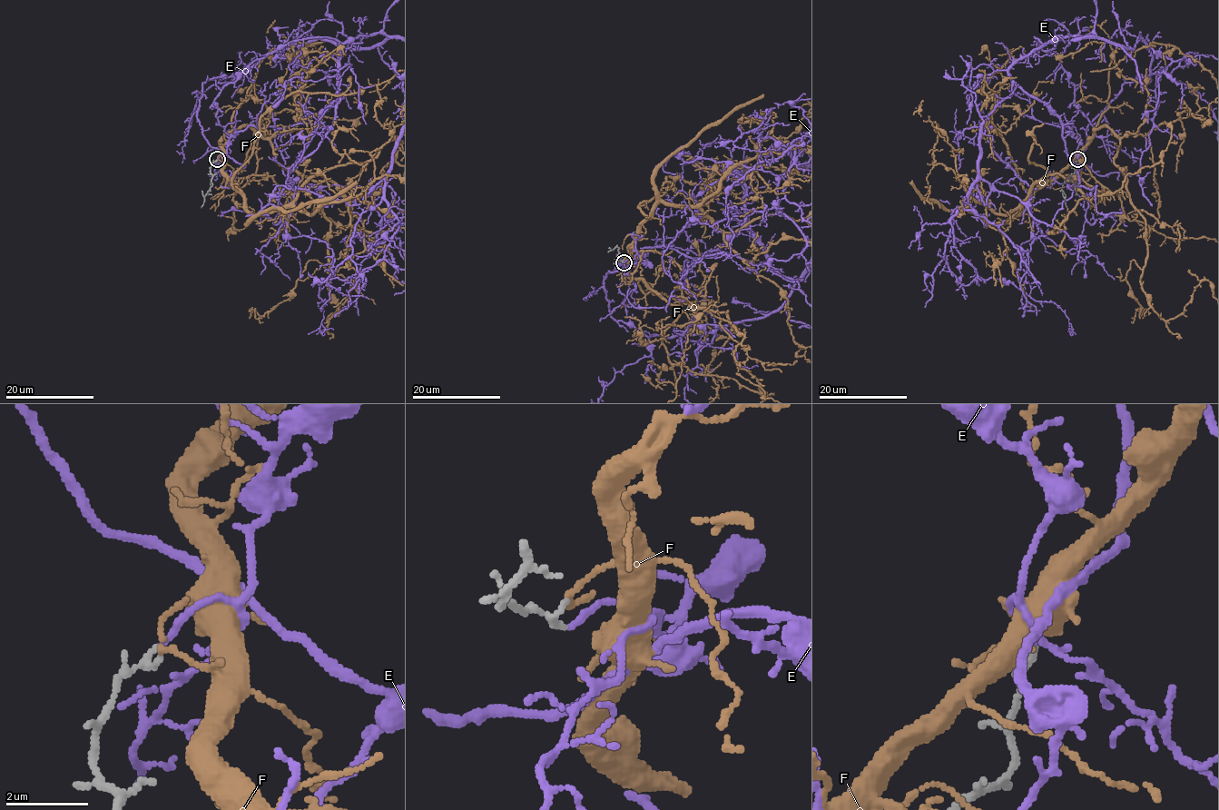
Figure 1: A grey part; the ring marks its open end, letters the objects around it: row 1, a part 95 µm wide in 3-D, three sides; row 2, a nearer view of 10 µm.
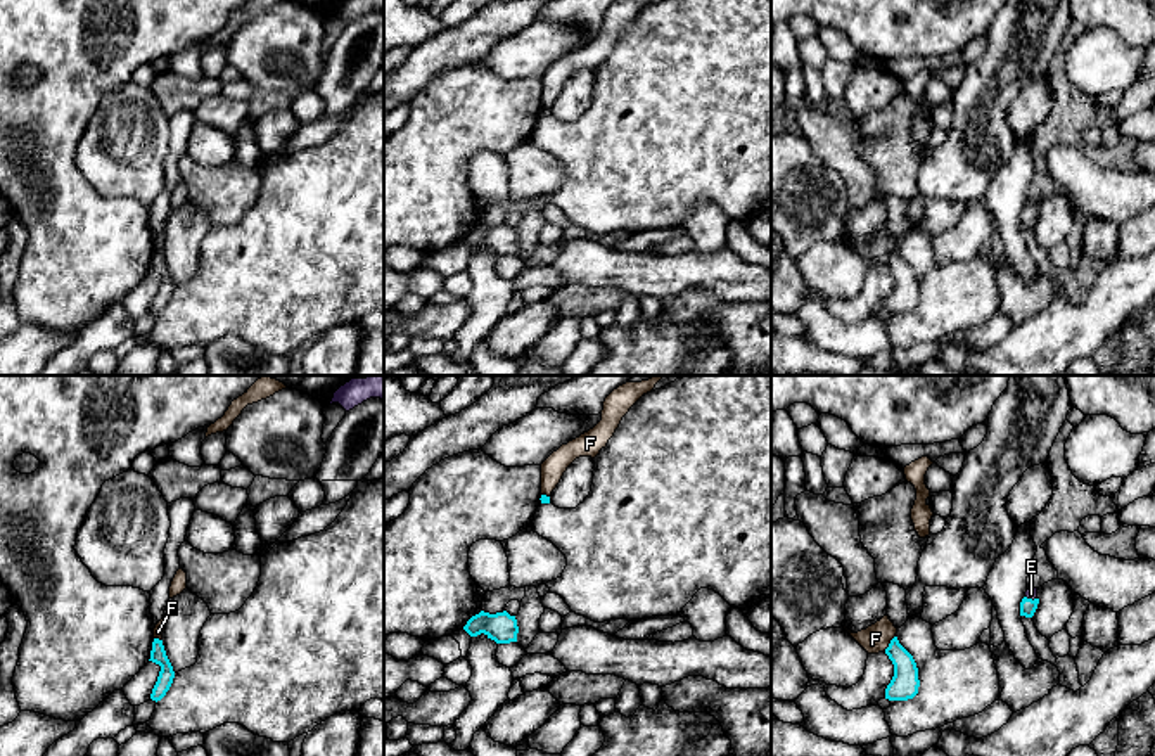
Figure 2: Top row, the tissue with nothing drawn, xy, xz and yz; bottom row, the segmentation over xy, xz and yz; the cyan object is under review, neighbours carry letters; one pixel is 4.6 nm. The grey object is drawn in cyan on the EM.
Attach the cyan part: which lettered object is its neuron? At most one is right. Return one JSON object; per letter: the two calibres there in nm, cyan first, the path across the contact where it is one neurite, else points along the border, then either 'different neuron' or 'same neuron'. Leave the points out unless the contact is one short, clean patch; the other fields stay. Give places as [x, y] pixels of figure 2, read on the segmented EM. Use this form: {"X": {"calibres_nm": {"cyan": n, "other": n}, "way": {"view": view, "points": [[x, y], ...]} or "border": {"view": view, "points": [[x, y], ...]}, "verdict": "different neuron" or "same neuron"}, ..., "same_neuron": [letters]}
{"E": {"calibres_nm": {"cyan": 80, "other": 50}, "way": {"view": "yz", "points": [[1027, 606], [1031, 599], [1031, 594]]}, "verdict": "same neuron"}, "F": {"calibres_nm": {"cyan": 130, "other": 130}, "border": {"view": "yz", "points": [[894, 635], [884, 651]]}, "verdict": "different neuron"}, "same_neuron": ["E"]}

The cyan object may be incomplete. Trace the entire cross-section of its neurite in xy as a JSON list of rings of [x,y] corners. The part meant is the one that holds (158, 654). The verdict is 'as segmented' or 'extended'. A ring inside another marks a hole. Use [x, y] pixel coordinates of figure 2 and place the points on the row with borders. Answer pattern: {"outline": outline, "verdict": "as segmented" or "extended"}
{"outline": [[[154,638],[149,661],[161,666],[157,682],[156,682],[152,694],[150,694],[150,699],[157,702],[166,695],[166,692],[169,690],[173,678],[175,678],[175,671],[173,671],[173,666],[166,656],[163,640]]], "verdict": "as segmented"}

